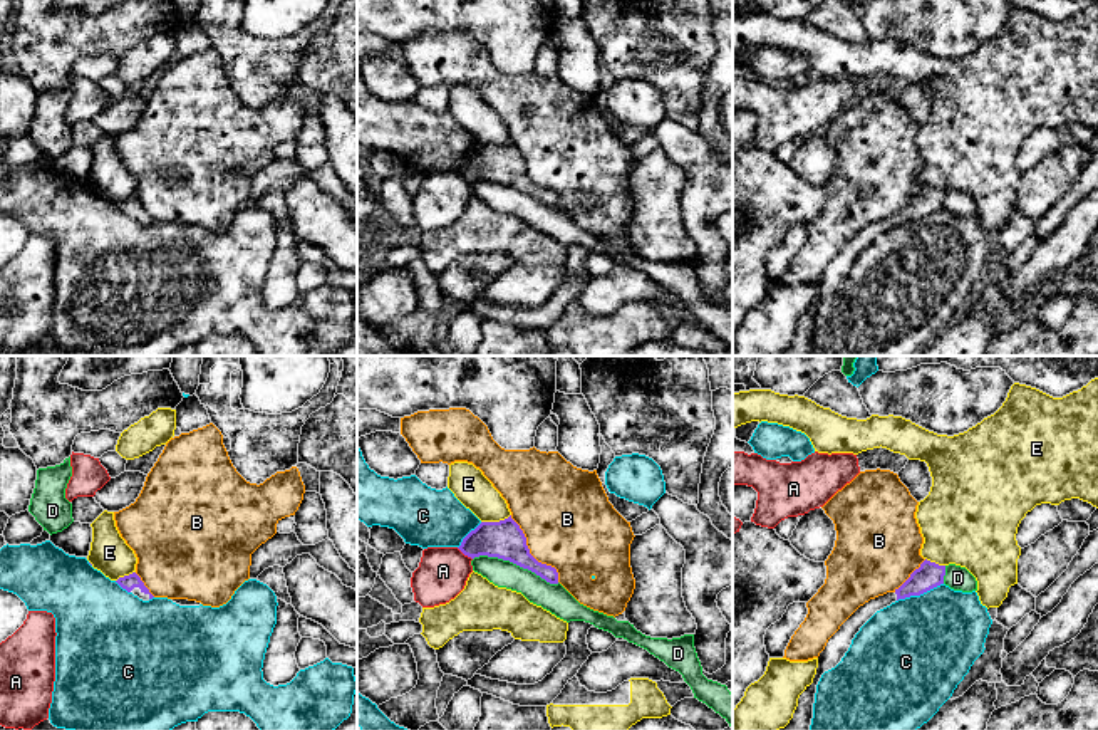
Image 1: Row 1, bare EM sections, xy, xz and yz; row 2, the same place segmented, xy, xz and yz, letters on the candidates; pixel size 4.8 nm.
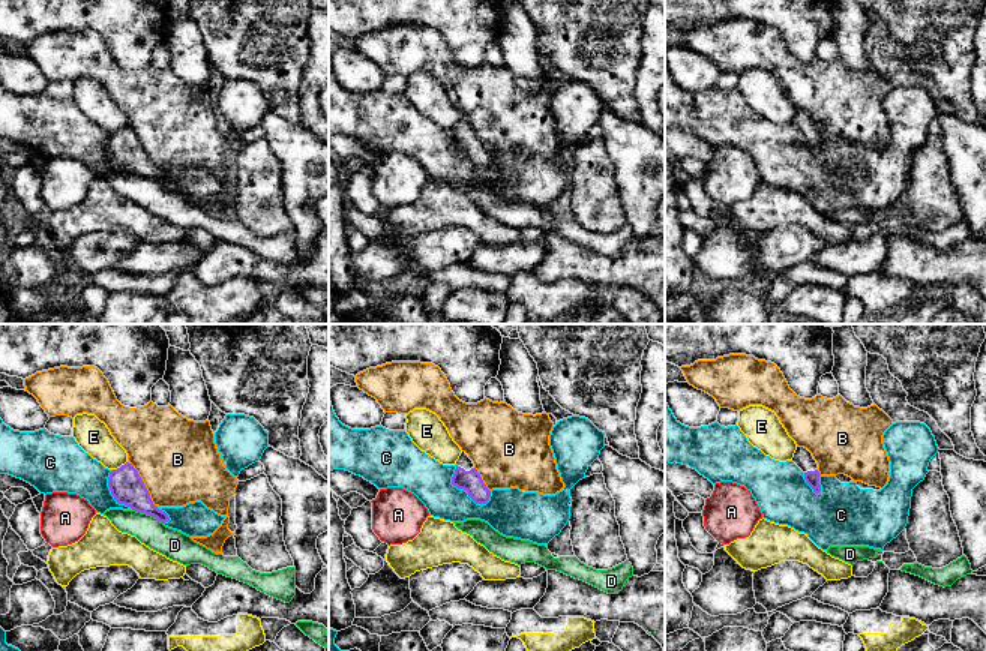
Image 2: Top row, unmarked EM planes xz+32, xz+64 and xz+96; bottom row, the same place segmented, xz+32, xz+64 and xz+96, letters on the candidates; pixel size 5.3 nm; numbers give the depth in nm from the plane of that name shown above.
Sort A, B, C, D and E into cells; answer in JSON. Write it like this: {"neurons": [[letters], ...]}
{"neurons": [["A"], ["B"], ["C"], ["D"], ["E"]]}

